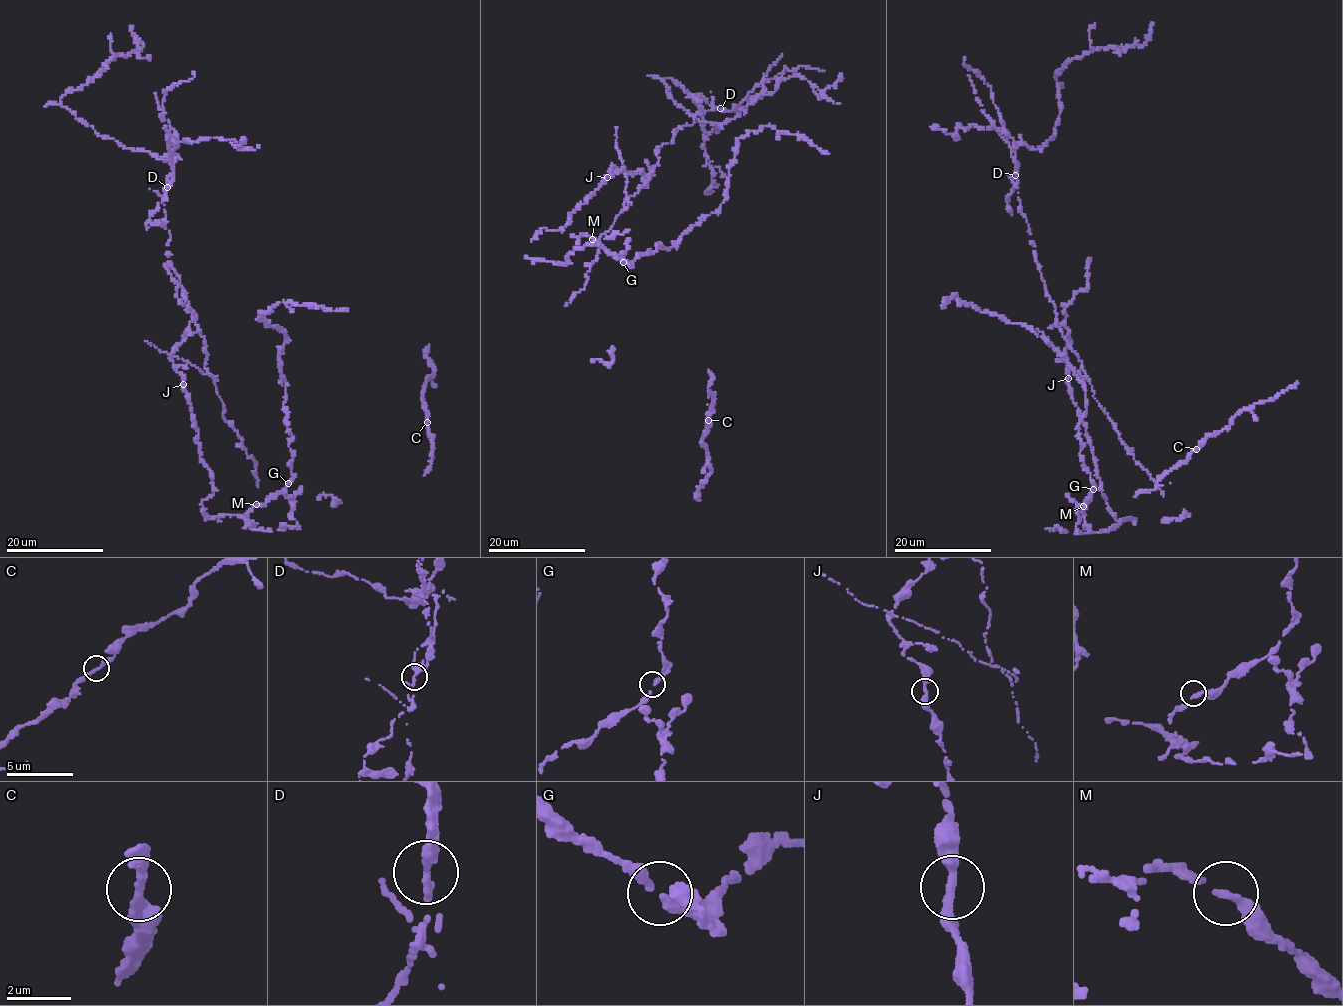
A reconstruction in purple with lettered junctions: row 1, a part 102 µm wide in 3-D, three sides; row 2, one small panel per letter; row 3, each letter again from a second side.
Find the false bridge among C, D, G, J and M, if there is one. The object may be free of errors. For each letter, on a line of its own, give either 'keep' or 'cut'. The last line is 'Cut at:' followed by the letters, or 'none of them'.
C: keep
D: cut
G: keep
J: keep
M: keep
Cut at: D

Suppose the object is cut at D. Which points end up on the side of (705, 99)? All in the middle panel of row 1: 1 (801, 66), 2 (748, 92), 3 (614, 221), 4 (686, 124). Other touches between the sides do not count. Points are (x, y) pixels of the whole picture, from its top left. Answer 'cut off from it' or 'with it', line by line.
1: cut off from it
2: cut off from it
3: cut off from it
4: cut off from it

